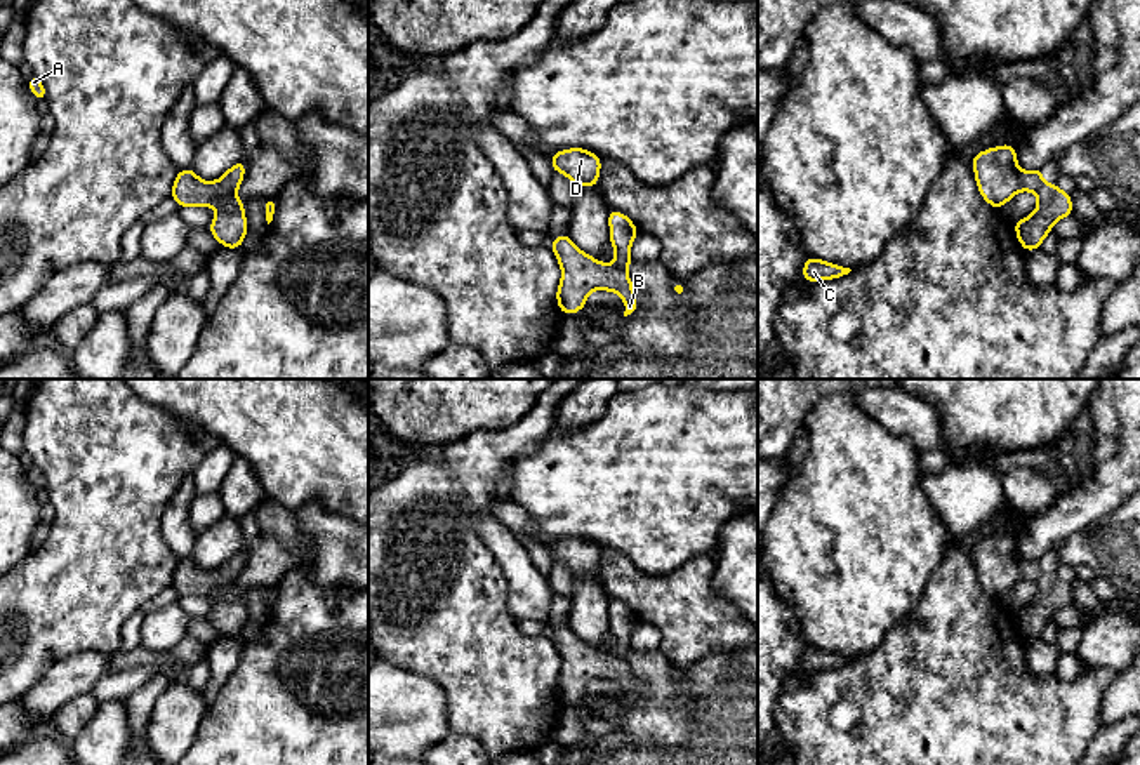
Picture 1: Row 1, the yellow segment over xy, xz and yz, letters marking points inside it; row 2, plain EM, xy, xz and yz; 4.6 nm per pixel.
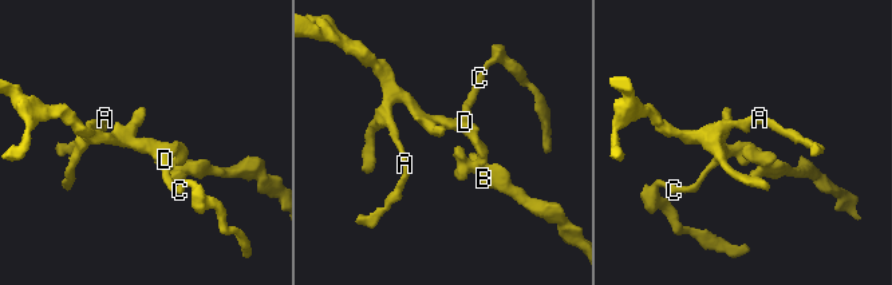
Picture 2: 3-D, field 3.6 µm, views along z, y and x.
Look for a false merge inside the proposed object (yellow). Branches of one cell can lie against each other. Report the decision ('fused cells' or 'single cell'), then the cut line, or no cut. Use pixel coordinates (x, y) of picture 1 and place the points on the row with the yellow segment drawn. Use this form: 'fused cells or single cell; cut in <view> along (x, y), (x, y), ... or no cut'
single cell; no cut

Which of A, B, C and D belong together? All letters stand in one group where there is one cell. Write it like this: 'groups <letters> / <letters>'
groups A B C D

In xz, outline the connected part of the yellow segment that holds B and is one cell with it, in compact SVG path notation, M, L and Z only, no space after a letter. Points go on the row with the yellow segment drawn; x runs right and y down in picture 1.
M608 210L610 245L615 259L610 264L577 249L568 233L553 238L551 250L561 268L556 303L563 315L579 313L593 290L615 292L626 304L624 316L636 309L634 287L627 275L633 263L631 245L640 235L634 223L622 212Z

